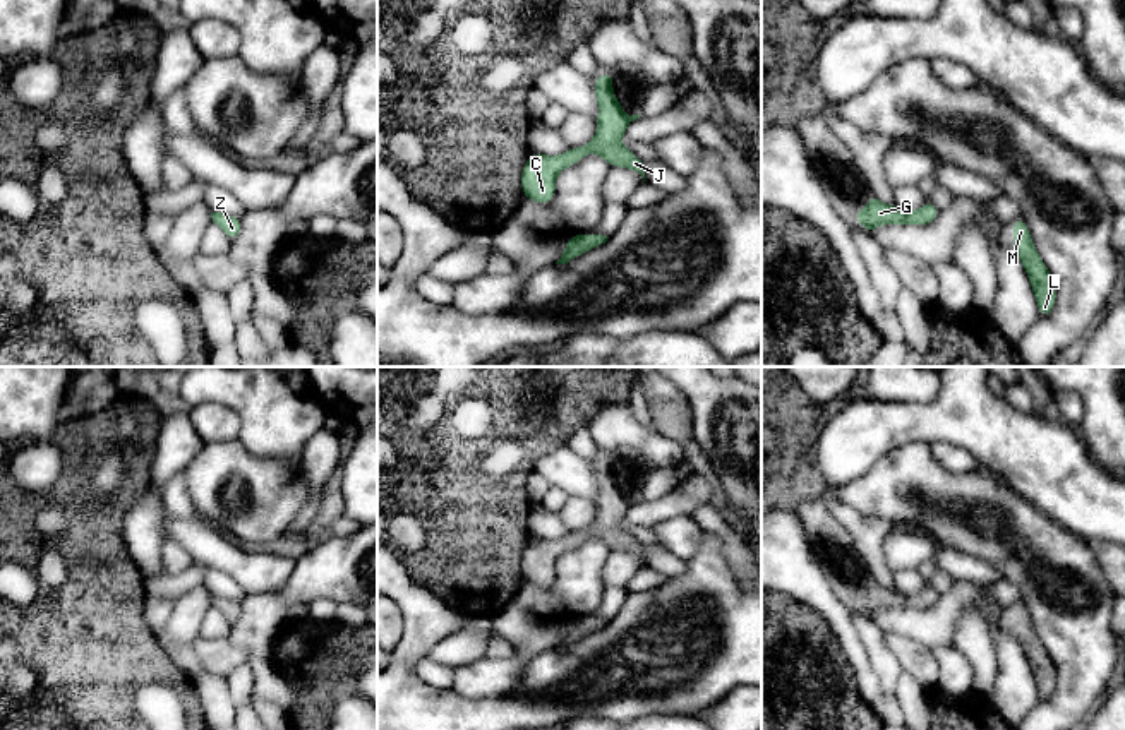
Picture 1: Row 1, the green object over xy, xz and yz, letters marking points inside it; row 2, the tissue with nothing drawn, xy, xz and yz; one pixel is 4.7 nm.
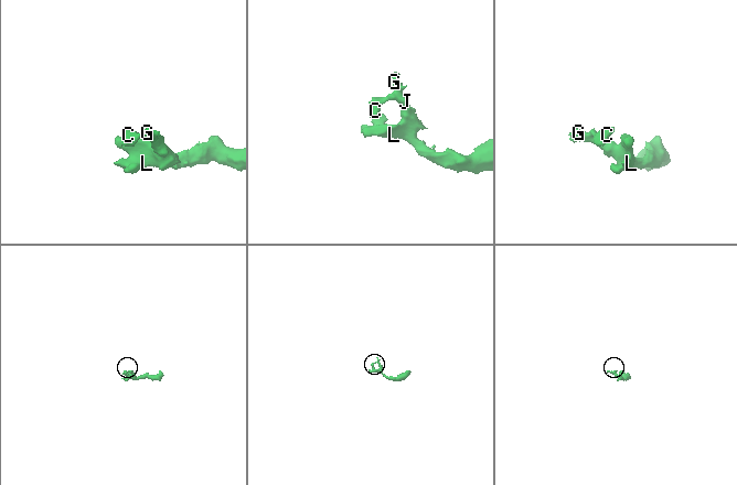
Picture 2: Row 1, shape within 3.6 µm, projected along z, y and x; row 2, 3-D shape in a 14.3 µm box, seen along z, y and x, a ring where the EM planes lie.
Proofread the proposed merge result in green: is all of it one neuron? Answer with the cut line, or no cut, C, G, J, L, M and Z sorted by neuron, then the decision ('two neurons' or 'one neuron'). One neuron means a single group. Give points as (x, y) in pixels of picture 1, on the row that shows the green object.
no cut; C G J L M Z; one neuron

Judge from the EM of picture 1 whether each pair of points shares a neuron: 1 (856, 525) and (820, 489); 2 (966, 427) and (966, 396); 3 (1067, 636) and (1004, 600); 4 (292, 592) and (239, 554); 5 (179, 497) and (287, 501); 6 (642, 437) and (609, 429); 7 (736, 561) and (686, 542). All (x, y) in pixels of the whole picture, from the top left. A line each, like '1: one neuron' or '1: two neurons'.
1: one neuron
2: one neuron
3: two neurons
4: two neurons
5: two neurons
6: one neuron
7: two neurons

